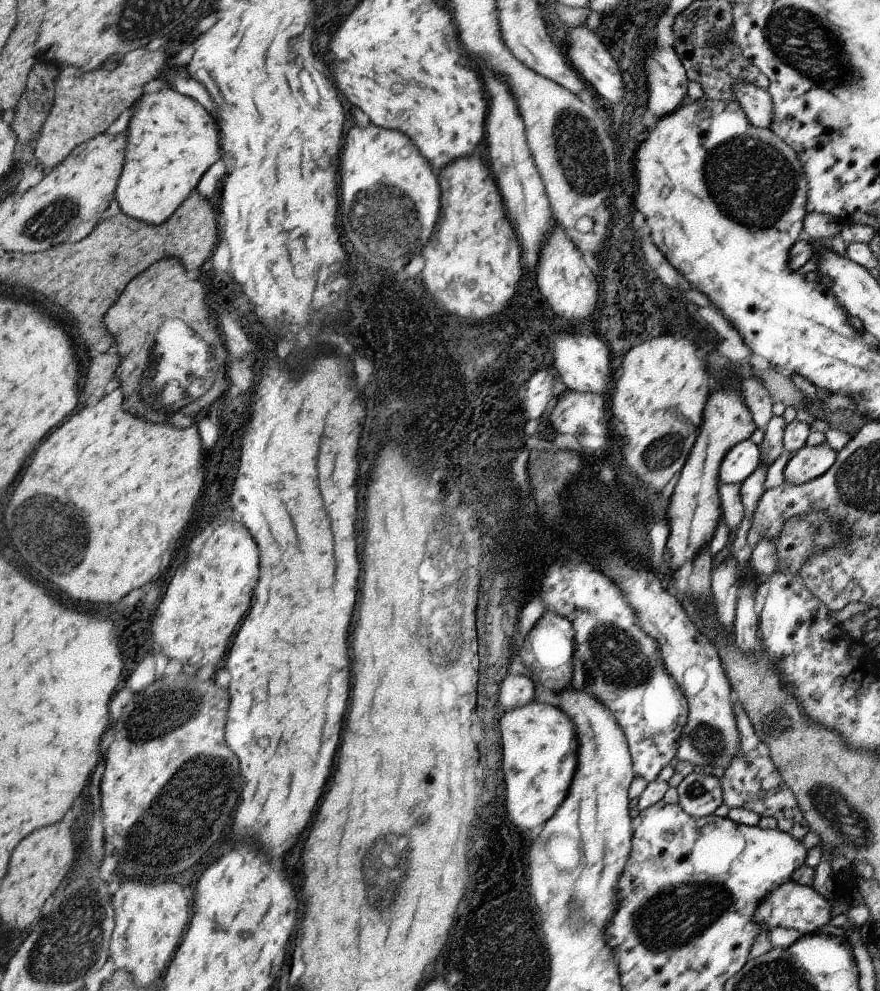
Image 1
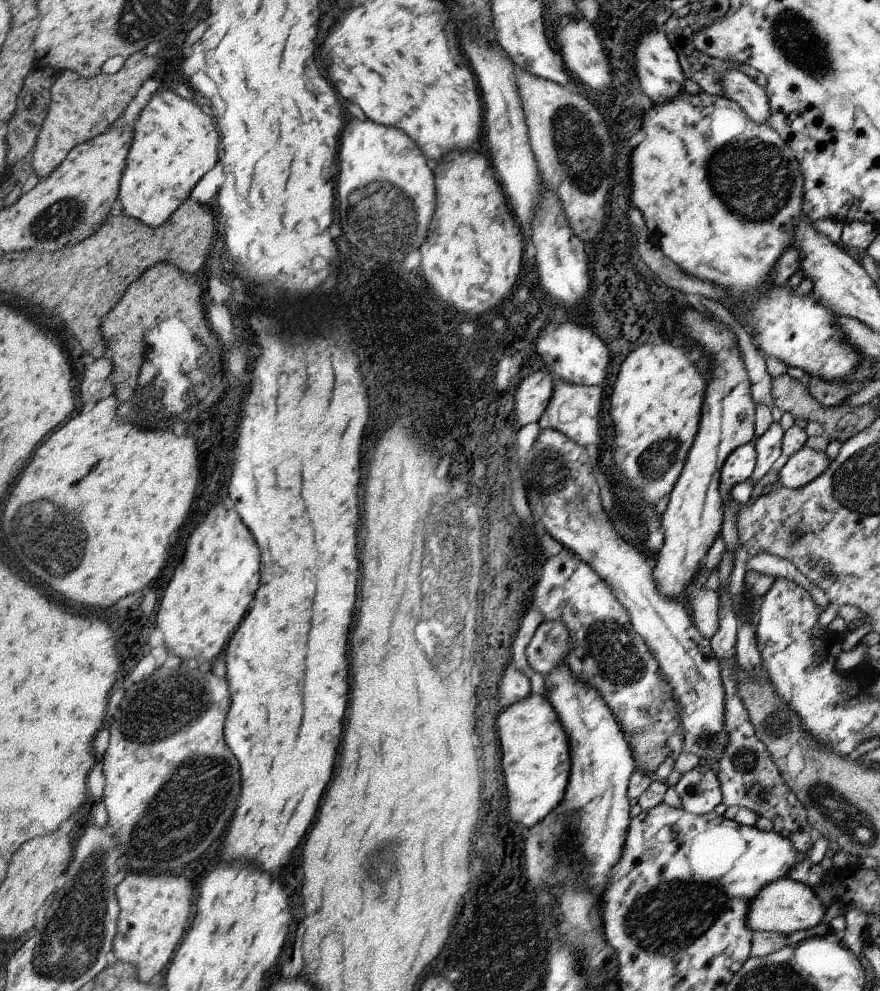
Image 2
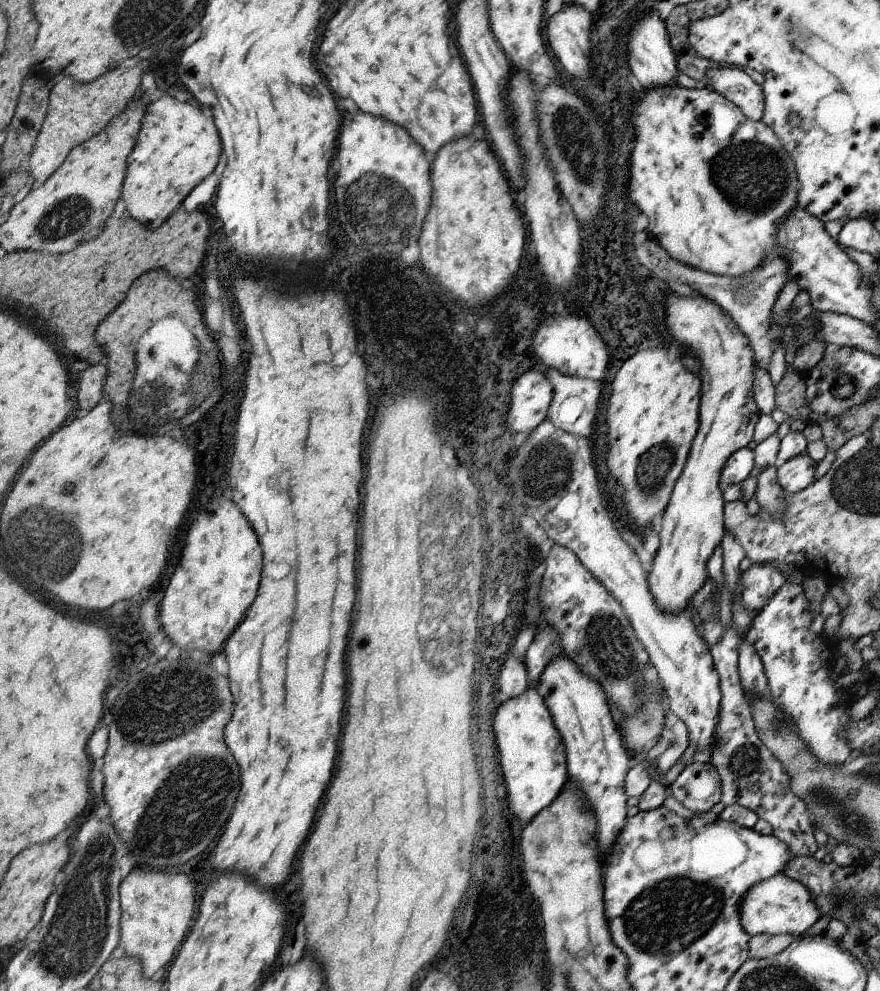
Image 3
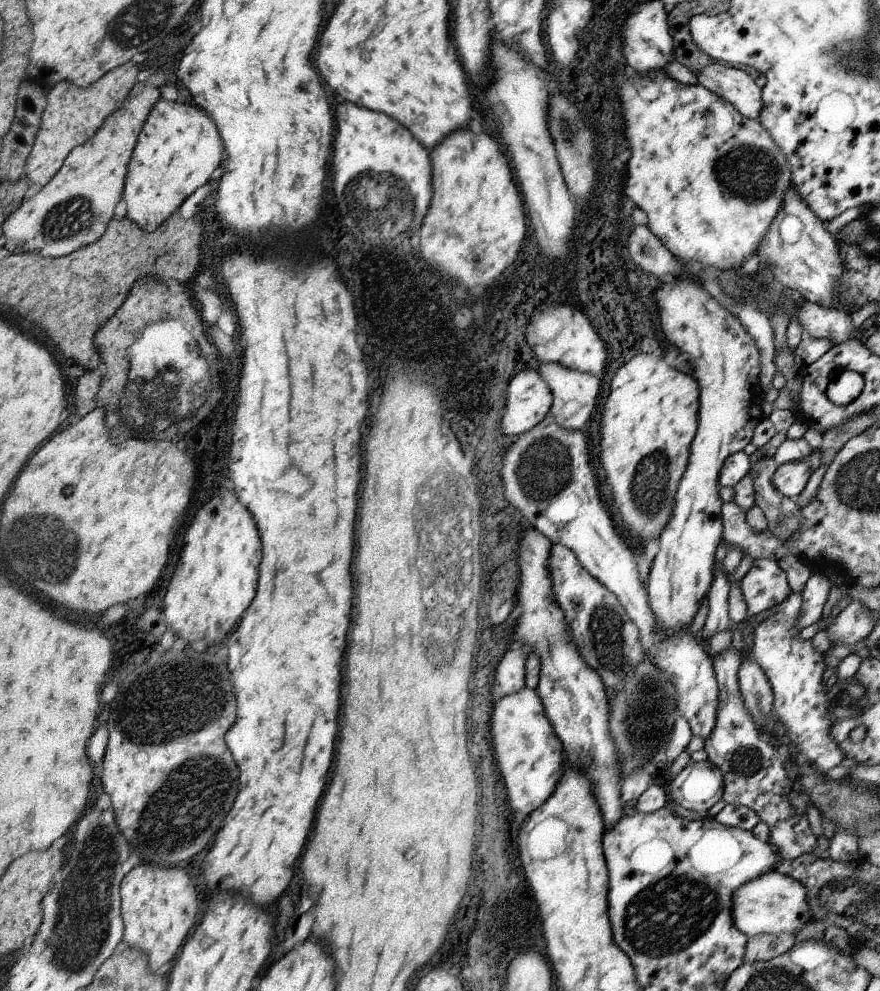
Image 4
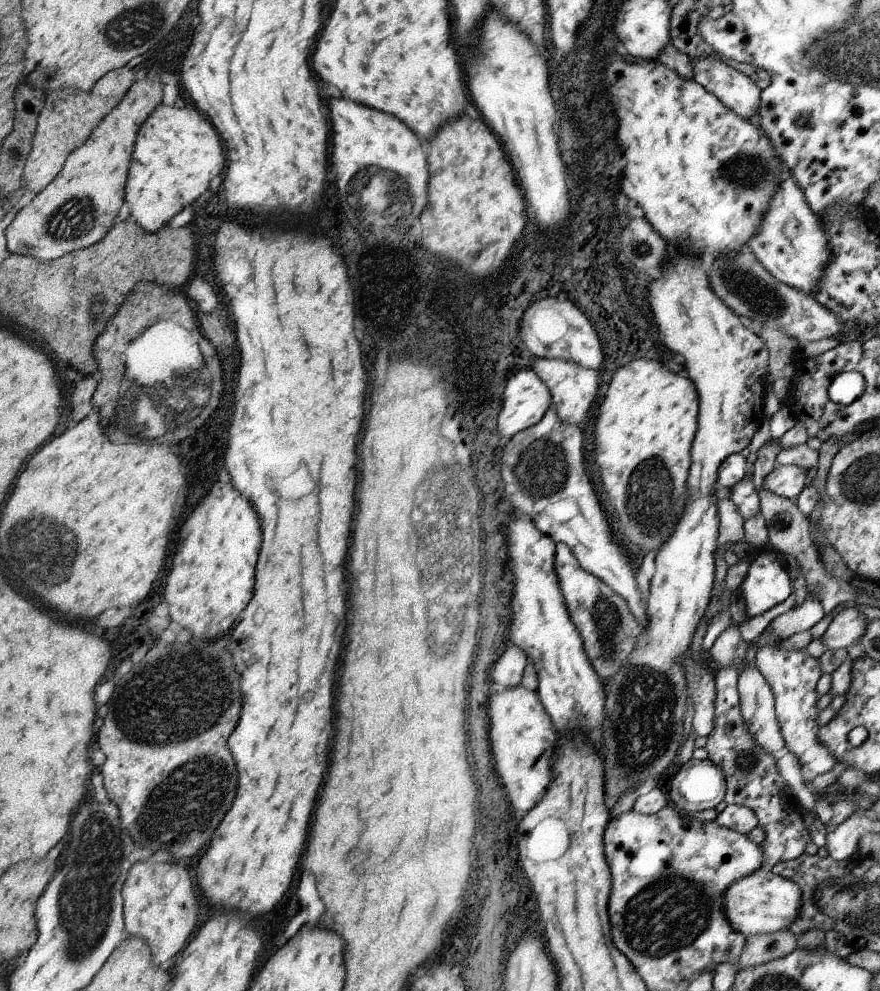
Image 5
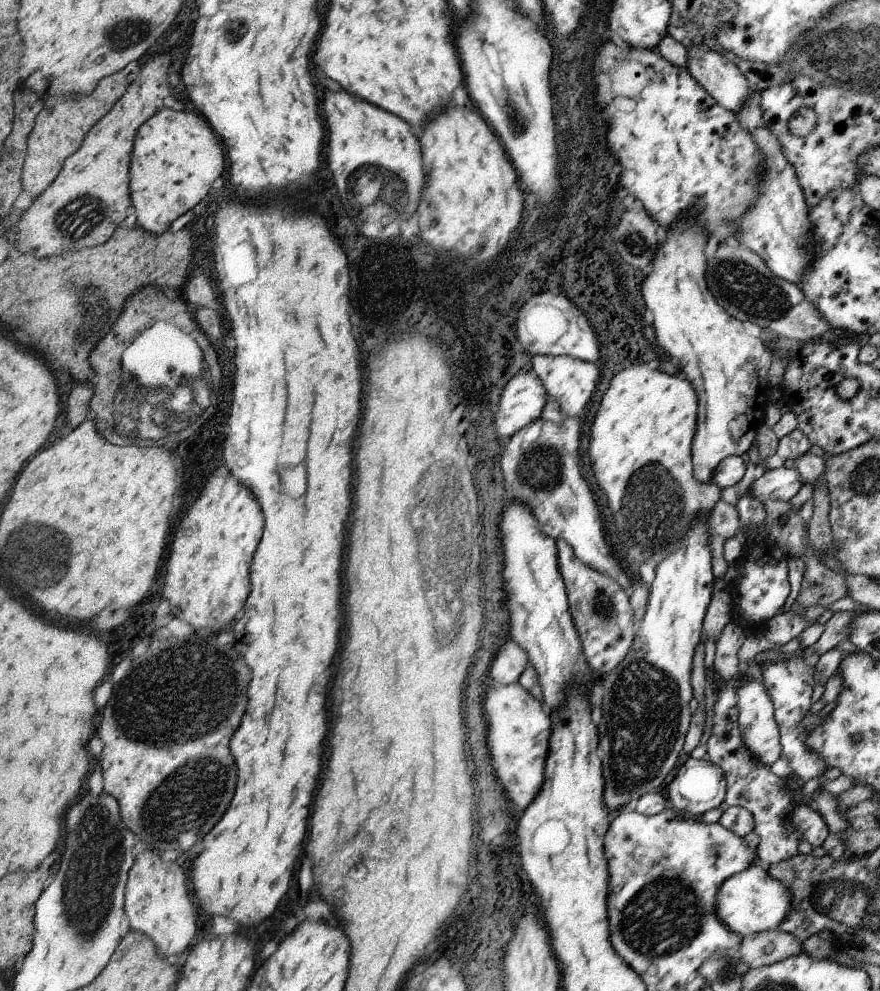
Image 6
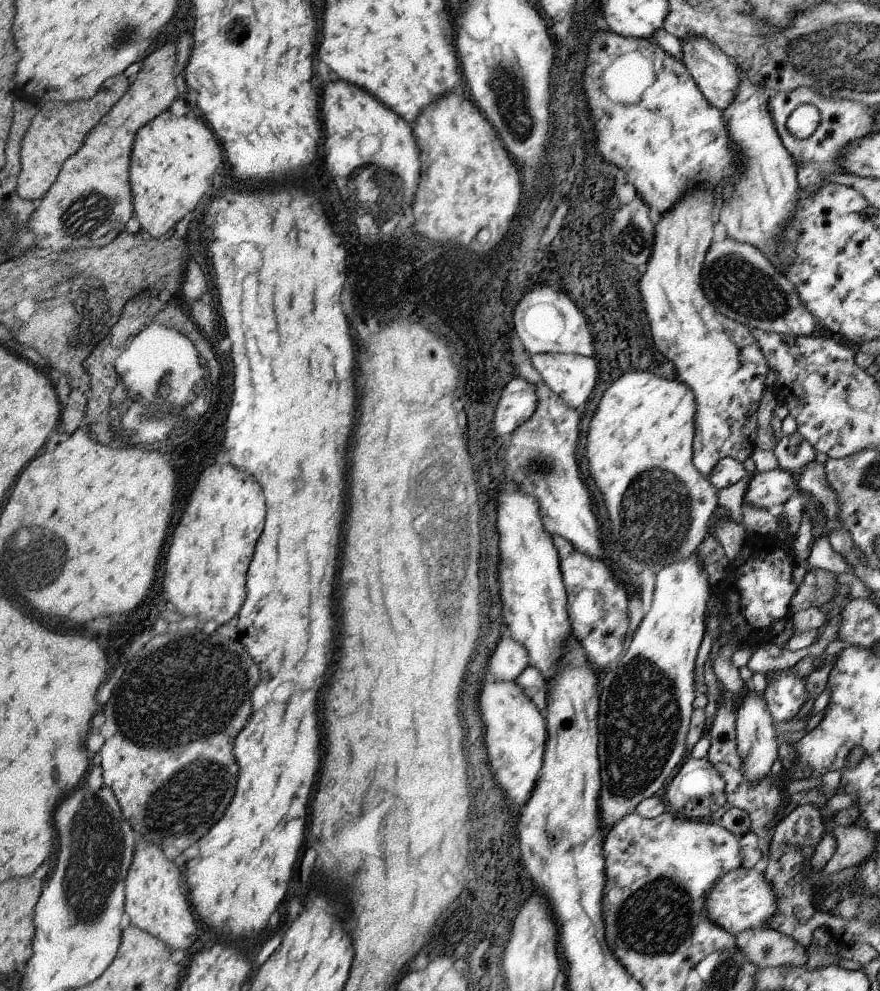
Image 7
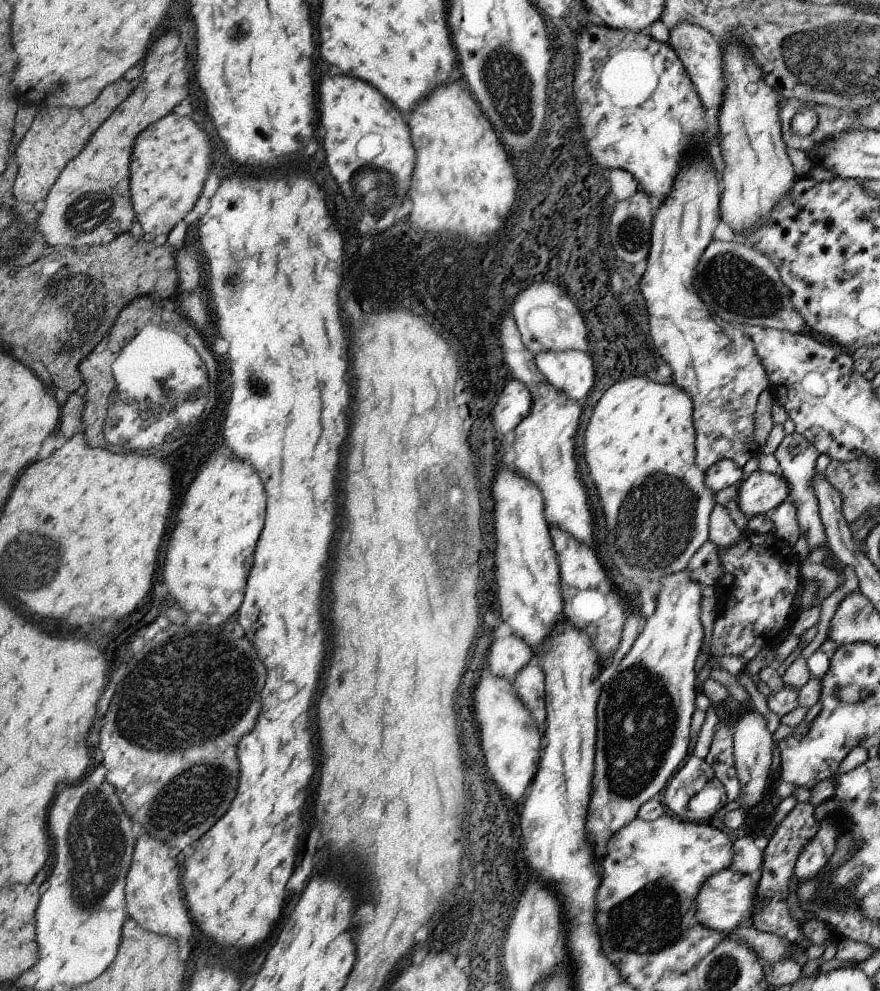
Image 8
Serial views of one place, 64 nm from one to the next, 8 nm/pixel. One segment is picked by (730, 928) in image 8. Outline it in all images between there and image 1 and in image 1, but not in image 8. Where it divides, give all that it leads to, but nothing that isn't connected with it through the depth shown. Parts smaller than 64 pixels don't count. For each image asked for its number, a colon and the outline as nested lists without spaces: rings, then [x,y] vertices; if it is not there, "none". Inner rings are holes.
1: [[[789,880],[783,886],[769,892],[769,896],[763,900],[763,904],[759,904],[759,908],[755,910],[753,922],[757,922],[763,930],[785,928],[785,930],[797,930],[801,934],[813,934],[813,930],[817,930],[819,926],[829,924],[829,920],[831,920],[829,914],[831,914],[829,902],[817,890]]]
2: [[[785,876],[773,884],[767,884],[751,900],[749,912],[747,912],[747,928],[753,930],[753,934],[755,932],[775,932],[775,934],[791,936],[793,932],[801,932],[801,930],[809,930],[817,926],[823,914],[825,914],[825,906],[819,902],[815,892],[809,886]]]
3: [[[781,872],[777,876],[771,876],[769,880],[761,880],[757,886],[753,886],[747,892],[747,896],[741,902],[739,920],[741,920],[741,928],[749,936],[791,934],[793,938],[799,938],[807,928],[811,928],[819,920],[819,910],[811,900],[809,890],[801,882],[791,880]]]
4: [[[773,870],[755,880],[749,880],[741,886],[741,890],[735,890],[731,914],[735,928],[747,934],[749,938],[765,934],[797,934],[807,922],[811,922],[811,912],[805,900],[805,888],[797,880]]]
5: [[[767,862],[761,864],[759,870],[755,870],[751,876],[745,876],[731,884],[725,894],[725,918],[729,926],[735,932],[741,932],[745,938],[749,936],[765,936],[773,932],[787,930],[787,926],[799,916],[799,902],[801,902],[801,890],[795,882],[785,880],[771,872],[771,866]]]
6: [[[765,860],[755,862],[751,868],[747,868],[741,874],[735,874],[731,878],[727,878],[717,896],[715,896],[715,910],[717,910],[717,918],[735,934],[739,936],[755,936],[759,932],[767,932],[767,930],[777,930],[777,926],[783,922],[787,910],[791,908],[791,894],[787,888],[783,888],[783,884],[779,884],[777,880],[773,880],[767,874],[767,868],[771,864],[765,864]]]
7: [[[767,862],[755,864],[753,870],[743,870],[737,868],[735,872],[727,872],[725,876],[717,878],[713,884],[713,890],[707,896],[705,908],[707,908],[707,918],[709,922],[721,926],[729,934],[739,934],[751,928],[761,928],[769,922],[769,918],[775,914],[775,908],[783,906],[781,898],[775,894],[775,890],[765,882],[765,872]]]

